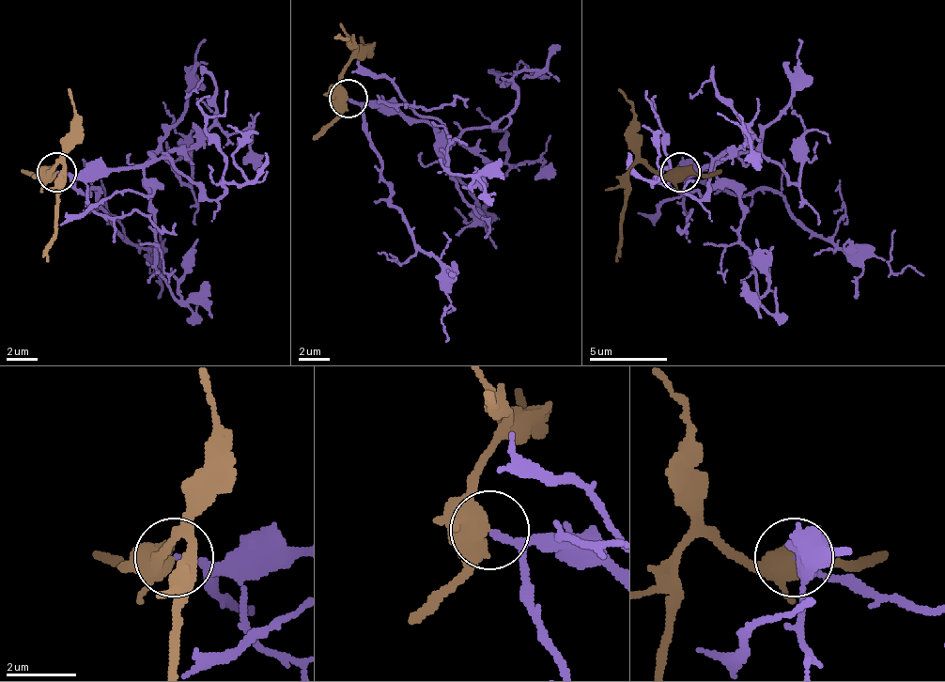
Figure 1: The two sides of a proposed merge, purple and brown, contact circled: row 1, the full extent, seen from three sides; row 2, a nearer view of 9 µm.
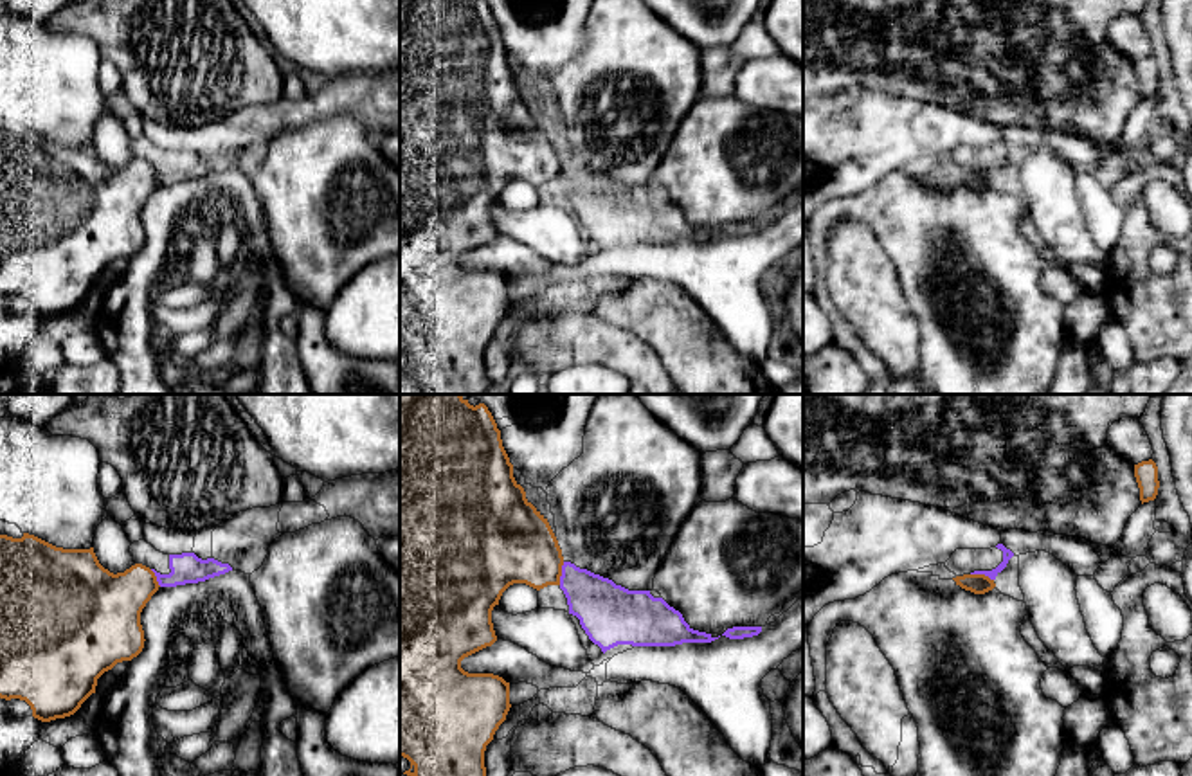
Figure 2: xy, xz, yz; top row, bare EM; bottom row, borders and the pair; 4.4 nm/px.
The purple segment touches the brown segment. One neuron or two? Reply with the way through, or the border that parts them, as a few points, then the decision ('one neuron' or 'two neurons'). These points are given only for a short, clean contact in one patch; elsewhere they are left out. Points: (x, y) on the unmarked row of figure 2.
border along xz (564, 159), (559, 180); two neurons

